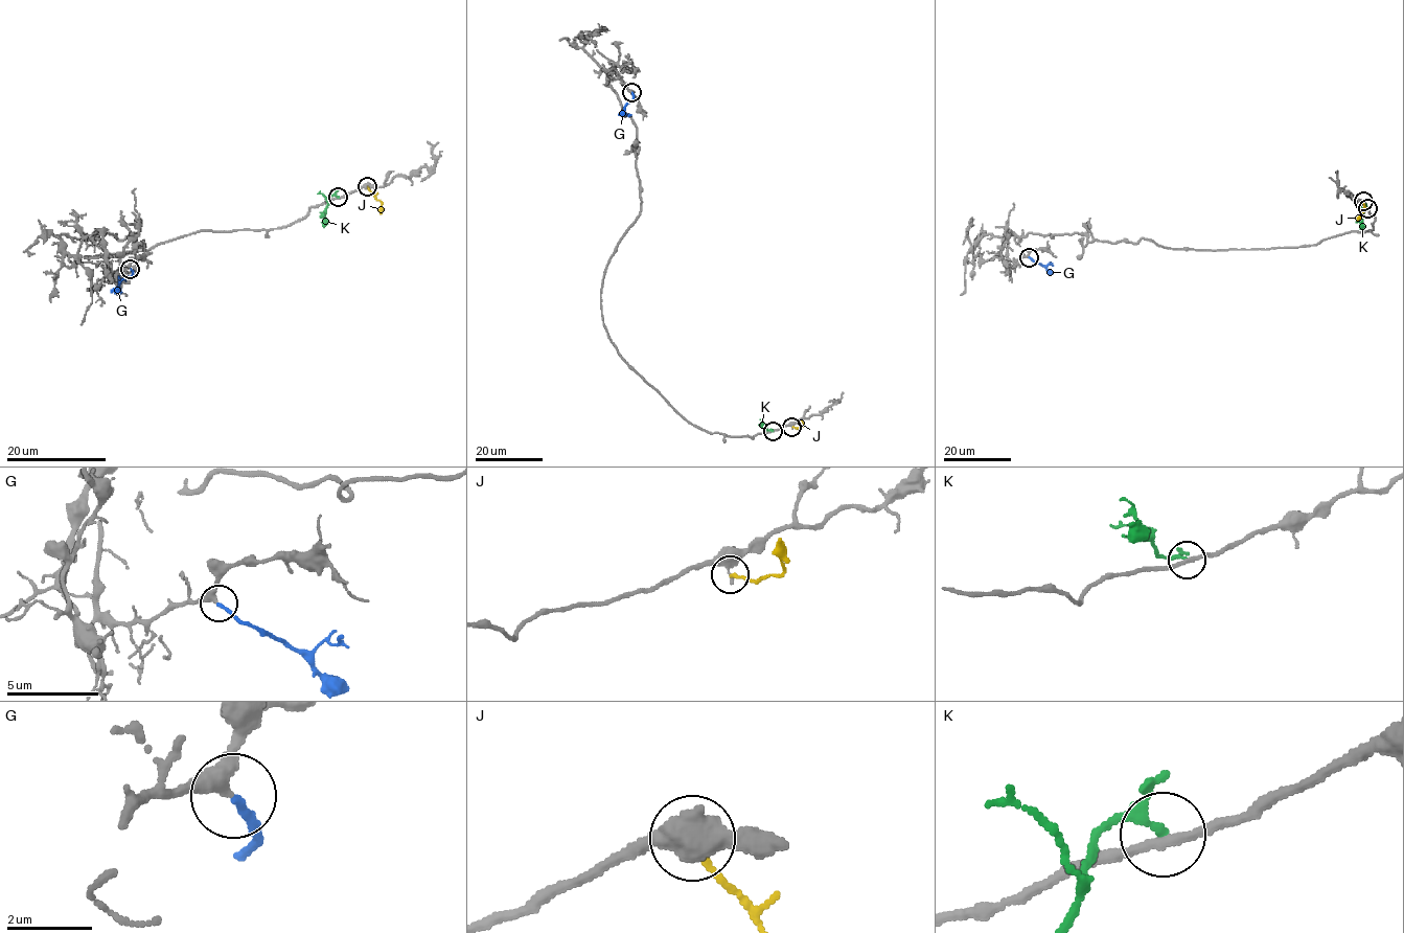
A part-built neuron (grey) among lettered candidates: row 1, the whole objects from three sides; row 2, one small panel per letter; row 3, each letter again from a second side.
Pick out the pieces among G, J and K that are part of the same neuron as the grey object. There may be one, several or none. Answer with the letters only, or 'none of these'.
G

